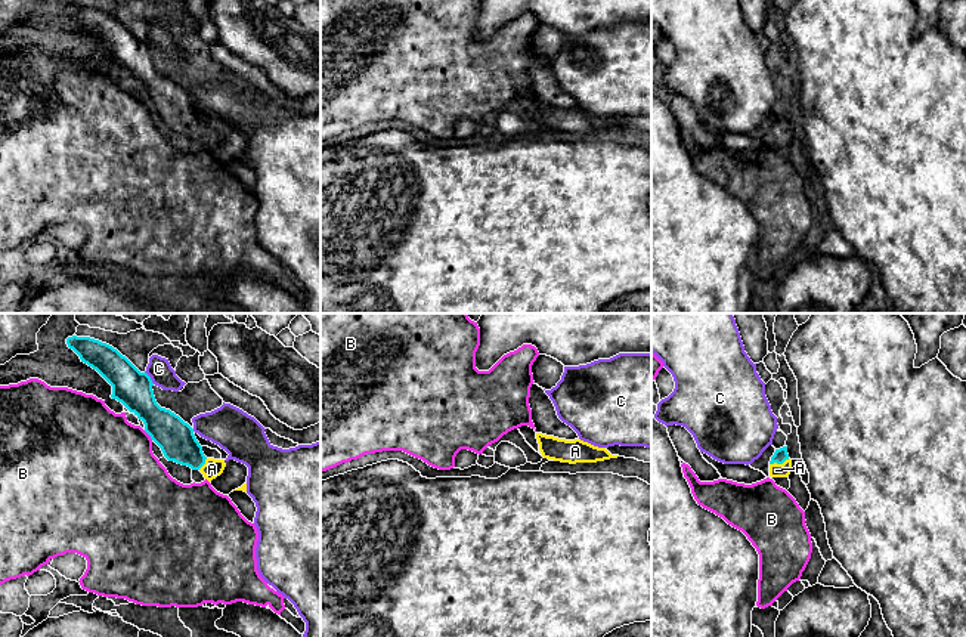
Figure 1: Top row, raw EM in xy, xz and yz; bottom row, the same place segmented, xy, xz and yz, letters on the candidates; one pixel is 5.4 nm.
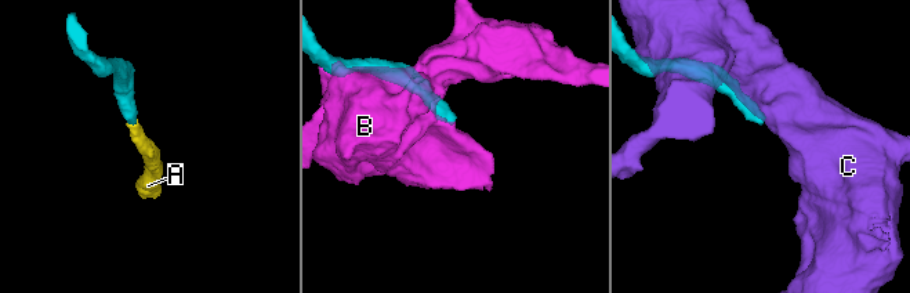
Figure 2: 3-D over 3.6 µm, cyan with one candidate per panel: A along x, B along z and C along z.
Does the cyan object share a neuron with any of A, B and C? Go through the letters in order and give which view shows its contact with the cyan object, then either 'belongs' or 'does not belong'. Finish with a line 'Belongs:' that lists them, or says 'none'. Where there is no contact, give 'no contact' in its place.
A: meets cyan in yz; belongs
B: meets cyan in xy; does not belong
C: meets cyan in xy; does not belong
Belongs: A

